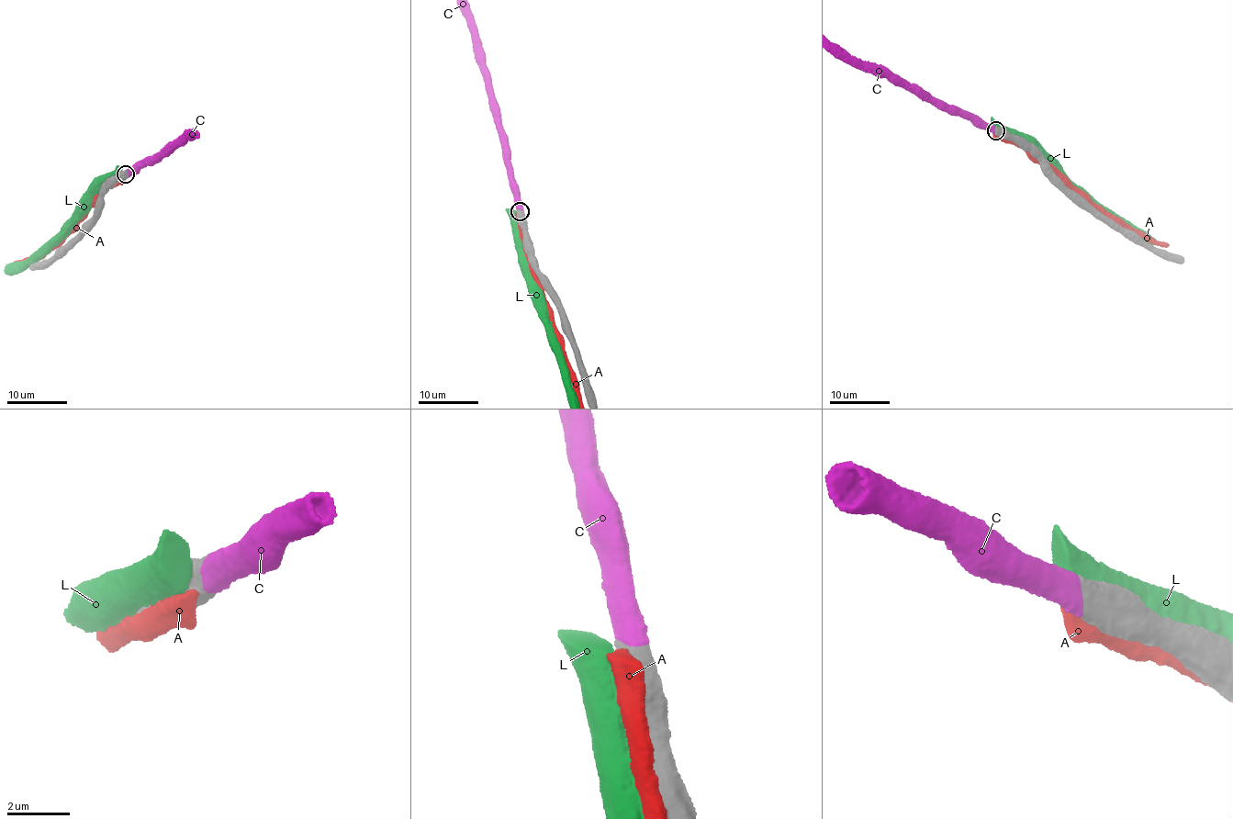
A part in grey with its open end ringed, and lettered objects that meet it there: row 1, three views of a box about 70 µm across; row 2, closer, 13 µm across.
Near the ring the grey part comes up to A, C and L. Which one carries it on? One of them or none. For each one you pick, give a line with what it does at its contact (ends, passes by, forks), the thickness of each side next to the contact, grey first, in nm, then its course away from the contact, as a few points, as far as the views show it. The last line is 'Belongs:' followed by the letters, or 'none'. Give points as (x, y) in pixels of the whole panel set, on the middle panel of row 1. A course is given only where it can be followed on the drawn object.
C: it ends there; 750 nm thick on the grey side, 650 nm on the other
Belongs: C

